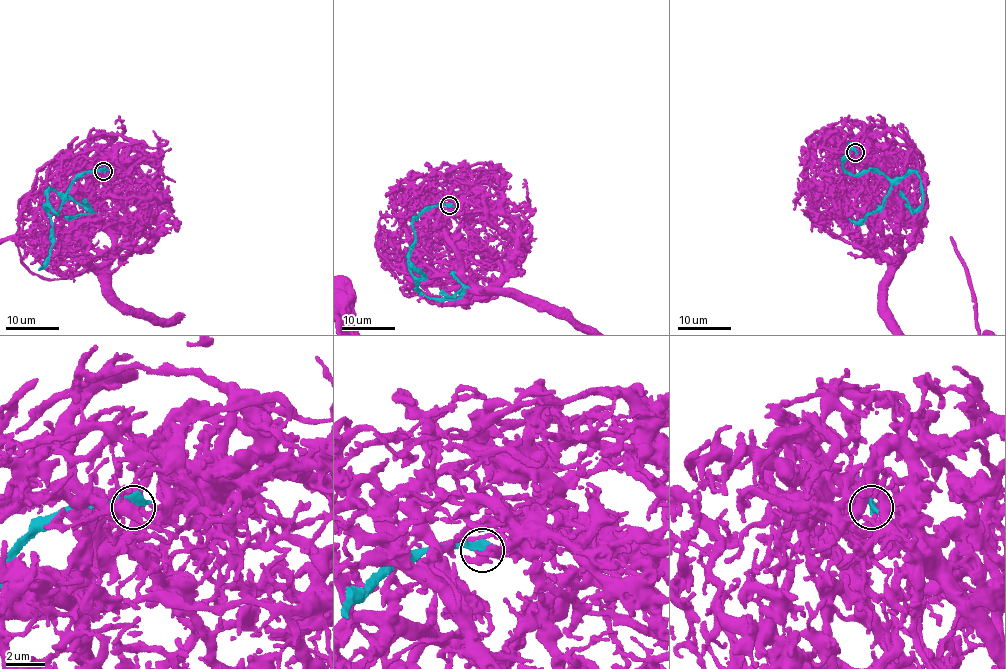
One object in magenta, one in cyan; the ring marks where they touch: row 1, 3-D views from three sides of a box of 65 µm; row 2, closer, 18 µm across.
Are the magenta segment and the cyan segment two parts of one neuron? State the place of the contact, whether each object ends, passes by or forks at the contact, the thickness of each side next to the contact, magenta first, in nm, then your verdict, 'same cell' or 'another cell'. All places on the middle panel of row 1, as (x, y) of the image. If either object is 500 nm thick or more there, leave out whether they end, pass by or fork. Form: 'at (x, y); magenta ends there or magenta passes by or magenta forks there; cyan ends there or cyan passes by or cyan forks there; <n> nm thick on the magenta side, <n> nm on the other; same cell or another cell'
at (449, 205); magenta passes by; cyan ends there; 320 nm thick on the magenta side, 460 nm on the other; another cell

